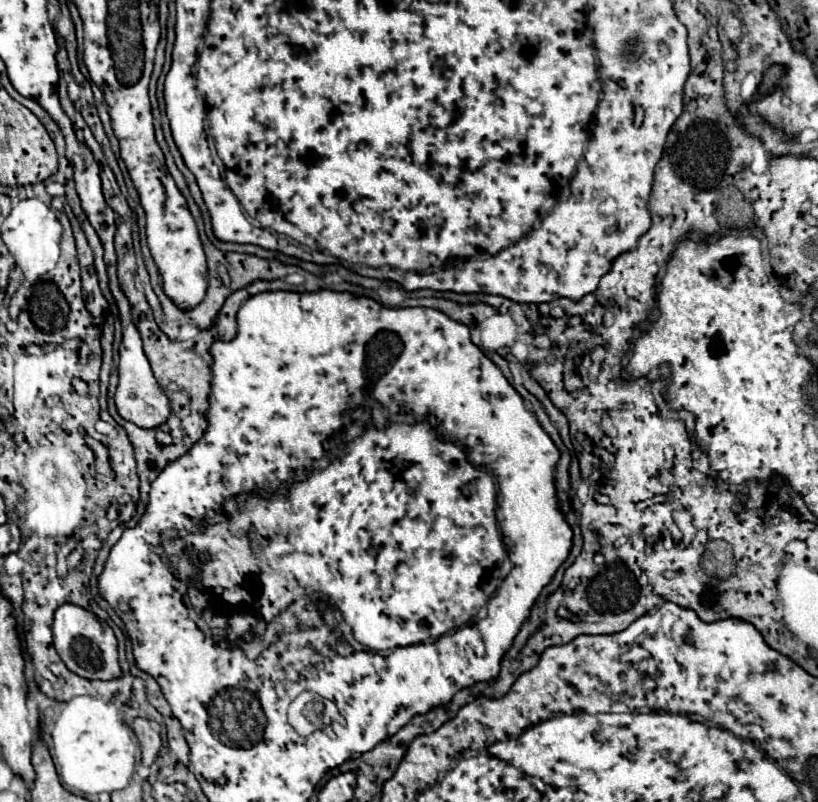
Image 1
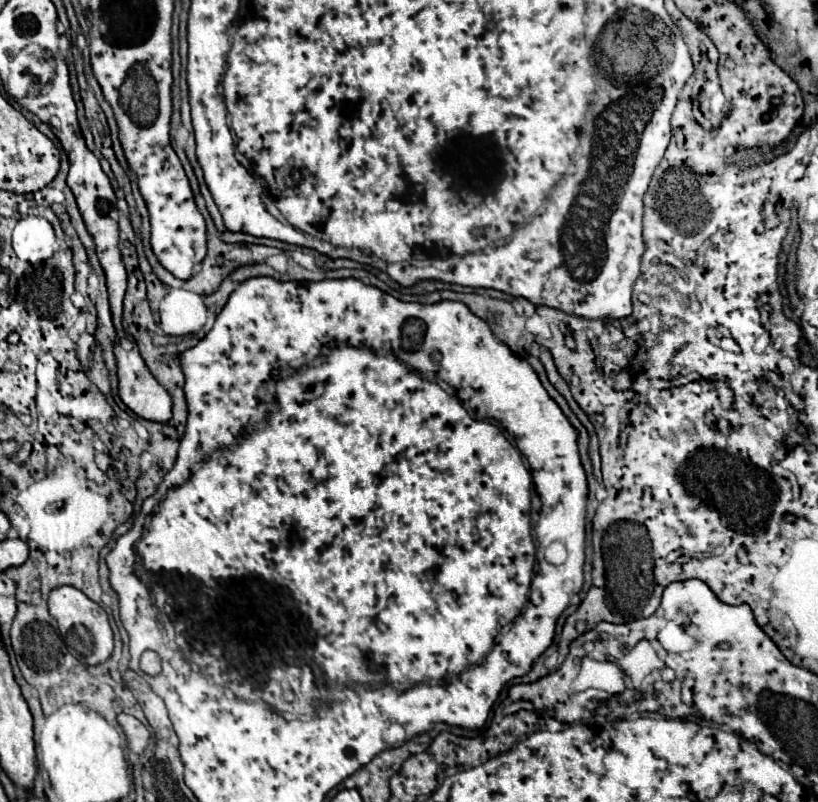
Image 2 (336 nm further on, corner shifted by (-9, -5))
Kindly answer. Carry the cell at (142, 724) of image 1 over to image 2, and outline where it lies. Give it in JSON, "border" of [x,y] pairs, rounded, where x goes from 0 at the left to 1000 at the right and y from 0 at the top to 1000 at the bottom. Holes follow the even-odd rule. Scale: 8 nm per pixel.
{"border":[[[145,890],[145,893],[143,893],[143,900],[145,900],[145,903],[150,905],[150,910],[153,910],[158,935],[172,943],[172,940],[177,938],[177,933],[182,930],[182,920],[185,920],[182,910],[180,910],[167,895],[163,895],[163,893],[158,893],[158,890]]]}

